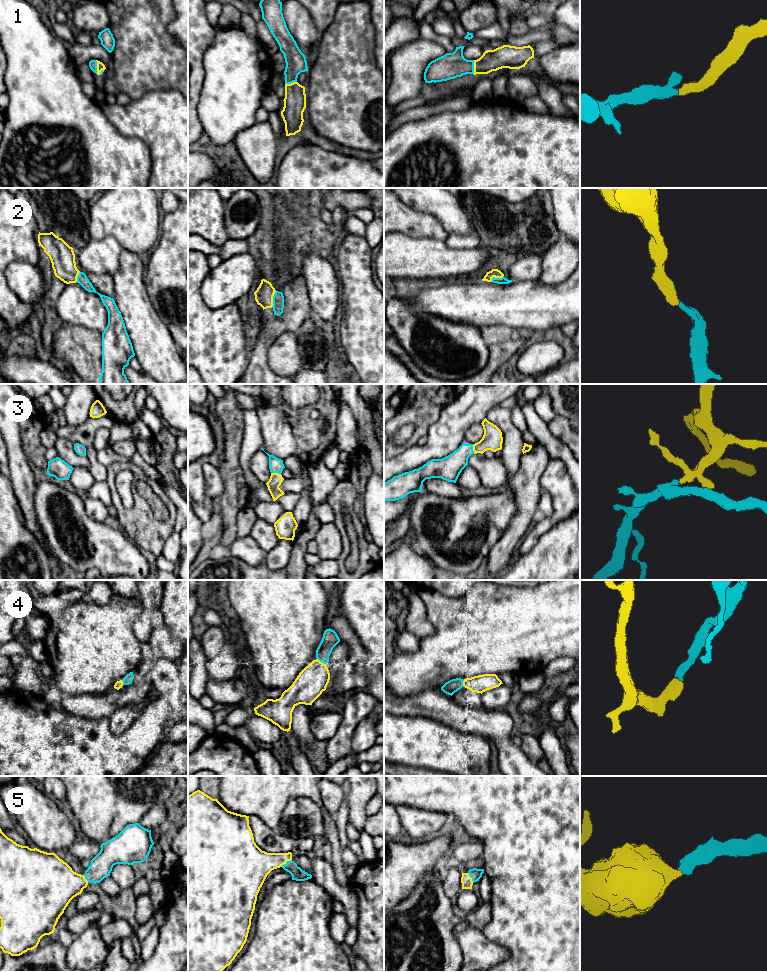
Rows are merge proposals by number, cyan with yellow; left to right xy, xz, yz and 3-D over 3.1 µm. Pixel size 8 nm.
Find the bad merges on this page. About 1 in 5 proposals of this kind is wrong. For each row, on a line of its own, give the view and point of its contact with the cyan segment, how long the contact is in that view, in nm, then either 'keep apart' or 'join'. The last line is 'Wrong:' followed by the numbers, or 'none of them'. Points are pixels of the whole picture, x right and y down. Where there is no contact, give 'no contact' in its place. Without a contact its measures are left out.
1: yz (473, 67) | 120 nm | join
2: xz (273, 299) | 140 nm | join
3: xz (276, 472) | 80 nm | join
4: xz (321, 661) | 90 nm | join
5: xz (287, 861) | 110 nm | join
Wrong: none of them

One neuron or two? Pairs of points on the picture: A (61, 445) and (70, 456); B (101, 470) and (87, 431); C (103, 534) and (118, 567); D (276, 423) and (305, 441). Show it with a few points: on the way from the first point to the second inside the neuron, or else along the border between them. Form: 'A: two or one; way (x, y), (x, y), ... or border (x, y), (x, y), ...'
A: one; way (64, 448), (67, 453)
B: one; way (93, 460), (88, 441)
C: one; way (103, 542), (118, 559)
D: two; border (290, 419), (296, 444), (296, 454)

